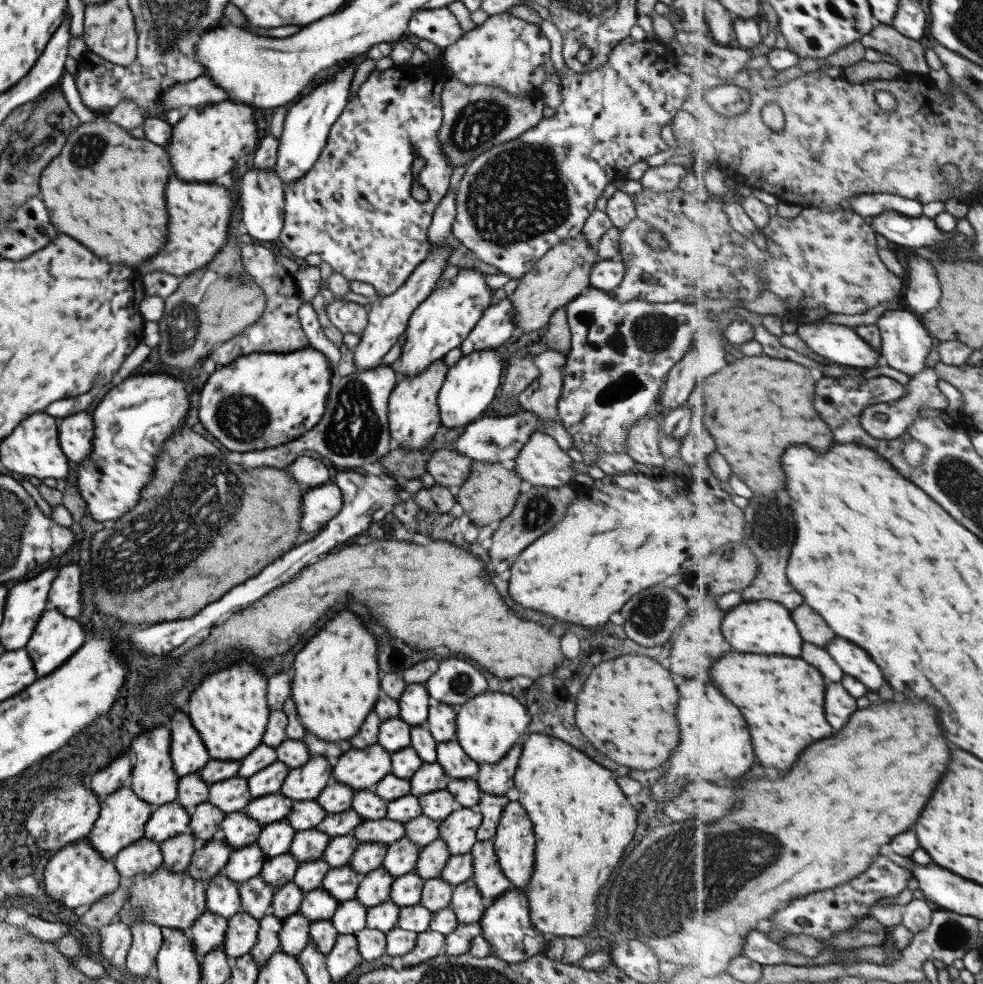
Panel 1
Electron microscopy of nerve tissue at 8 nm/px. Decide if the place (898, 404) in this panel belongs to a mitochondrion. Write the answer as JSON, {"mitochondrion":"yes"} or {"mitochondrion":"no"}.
{"mitochondrion":"no"}

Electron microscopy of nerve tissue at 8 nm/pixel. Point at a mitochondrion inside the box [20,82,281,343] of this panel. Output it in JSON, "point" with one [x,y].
{"point":[87,151]}

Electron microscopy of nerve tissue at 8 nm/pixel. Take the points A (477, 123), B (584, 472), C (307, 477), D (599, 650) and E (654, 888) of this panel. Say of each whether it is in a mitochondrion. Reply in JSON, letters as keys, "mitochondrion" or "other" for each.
{"A":"mitochondrion","B":"other","C":"other","D":"other","E":"mitochondrion"}

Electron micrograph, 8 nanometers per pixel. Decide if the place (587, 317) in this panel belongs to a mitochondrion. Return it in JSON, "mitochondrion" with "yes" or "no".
{"mitochondrion":"yes"}

